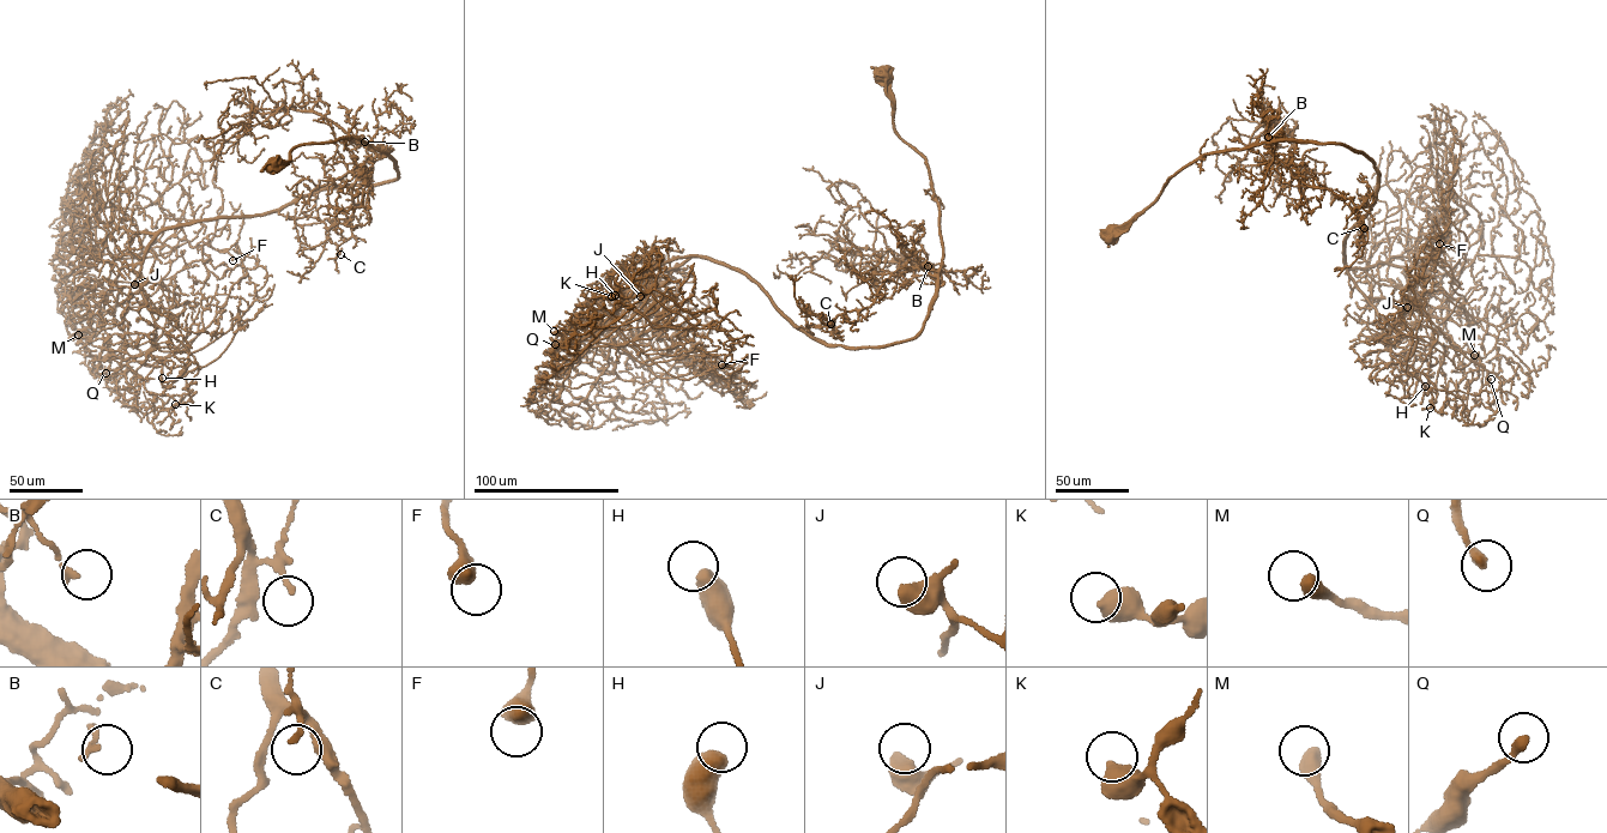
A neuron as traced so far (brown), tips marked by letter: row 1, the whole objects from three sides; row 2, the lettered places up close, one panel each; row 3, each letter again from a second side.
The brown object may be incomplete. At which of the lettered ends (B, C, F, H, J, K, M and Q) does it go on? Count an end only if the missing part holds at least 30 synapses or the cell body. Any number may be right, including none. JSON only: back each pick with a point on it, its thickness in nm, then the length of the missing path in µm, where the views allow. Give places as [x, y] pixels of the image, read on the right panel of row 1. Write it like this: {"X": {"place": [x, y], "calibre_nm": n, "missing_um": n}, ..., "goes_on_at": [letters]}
{"goes_on_at": []}

